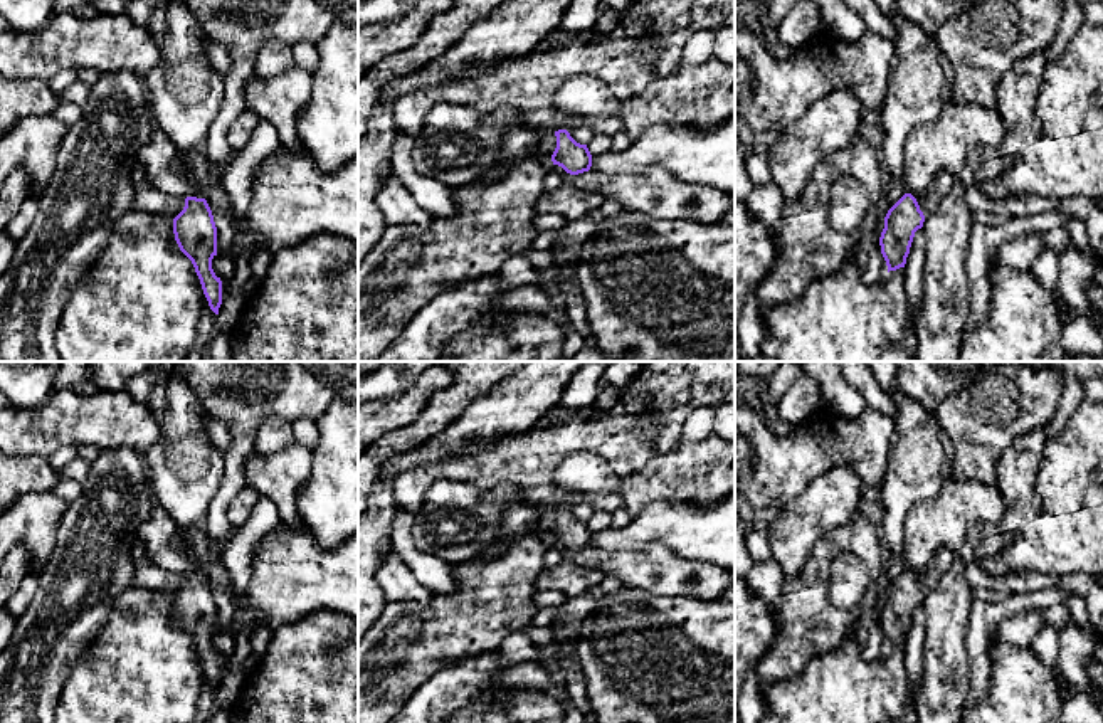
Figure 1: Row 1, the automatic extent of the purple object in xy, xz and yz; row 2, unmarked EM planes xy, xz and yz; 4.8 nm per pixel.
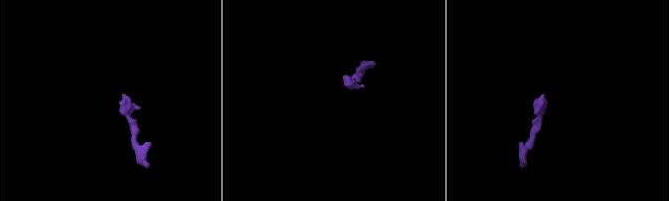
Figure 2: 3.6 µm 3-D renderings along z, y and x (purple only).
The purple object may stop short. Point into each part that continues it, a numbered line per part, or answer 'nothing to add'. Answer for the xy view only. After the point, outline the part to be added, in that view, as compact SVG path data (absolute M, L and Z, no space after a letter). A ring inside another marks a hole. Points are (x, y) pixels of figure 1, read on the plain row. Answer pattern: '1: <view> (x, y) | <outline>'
1: xy (147, 574) | M141 540L133 548L135 558L135 582L133 587L145 587L151 590L161 590L168 595L175 595L185 583L185 575L170 572L156 565Z

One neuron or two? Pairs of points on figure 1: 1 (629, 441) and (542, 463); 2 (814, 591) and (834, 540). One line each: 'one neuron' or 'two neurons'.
1: one neuron
2: one neuron

